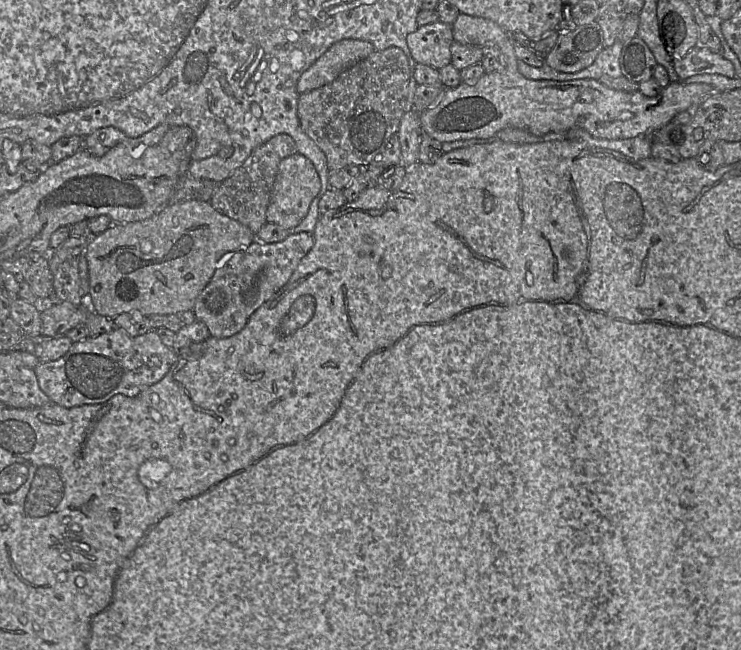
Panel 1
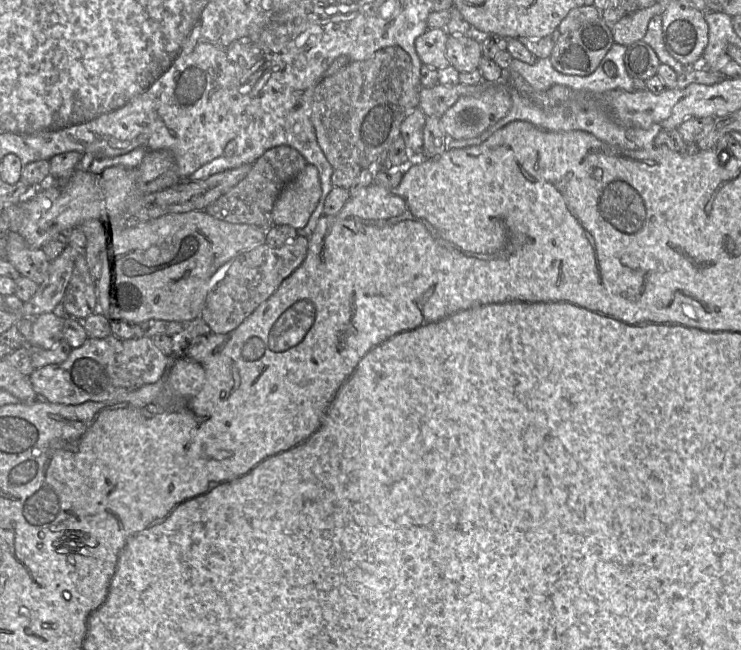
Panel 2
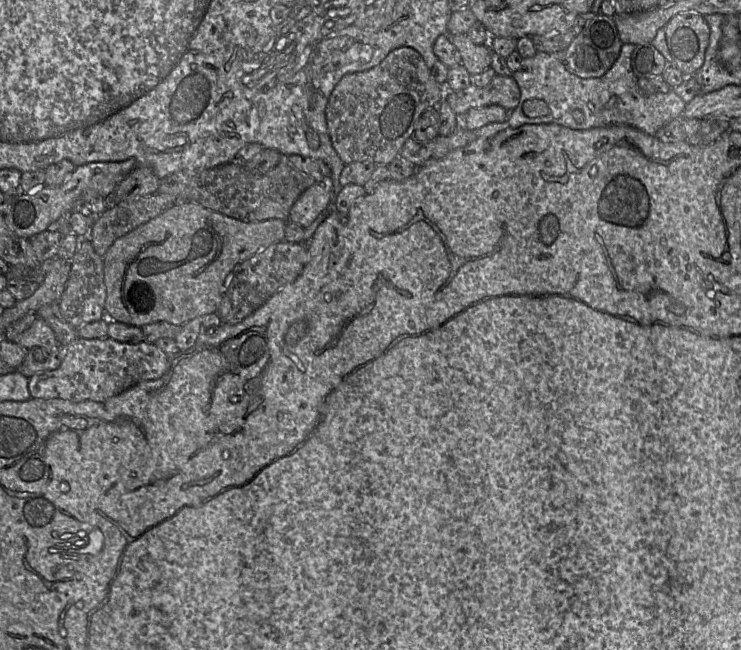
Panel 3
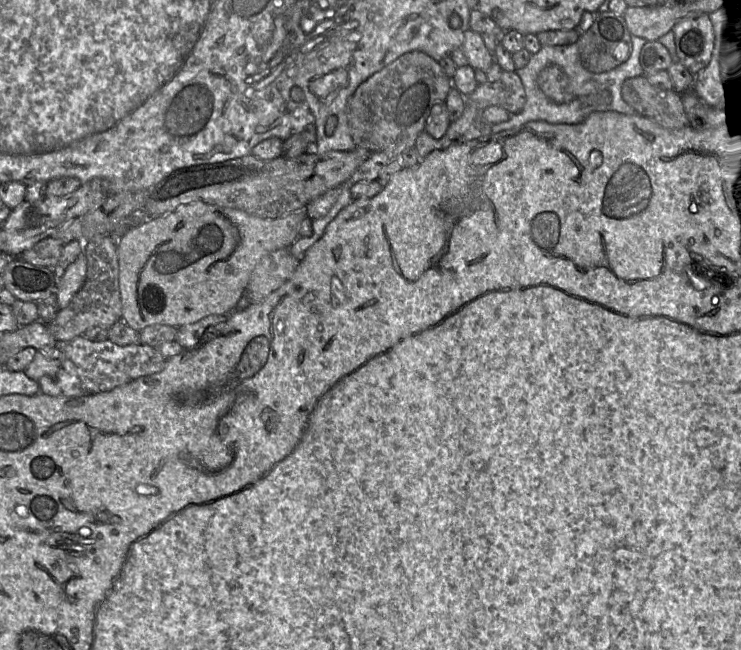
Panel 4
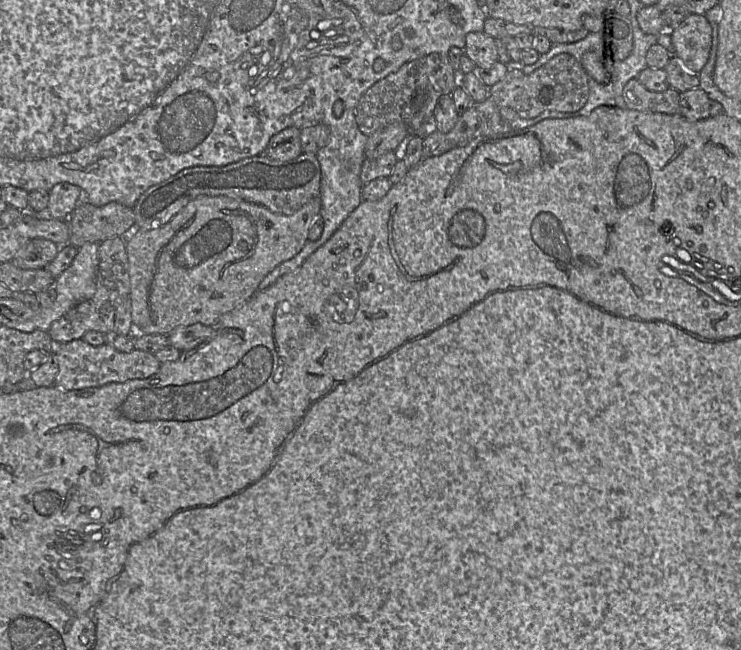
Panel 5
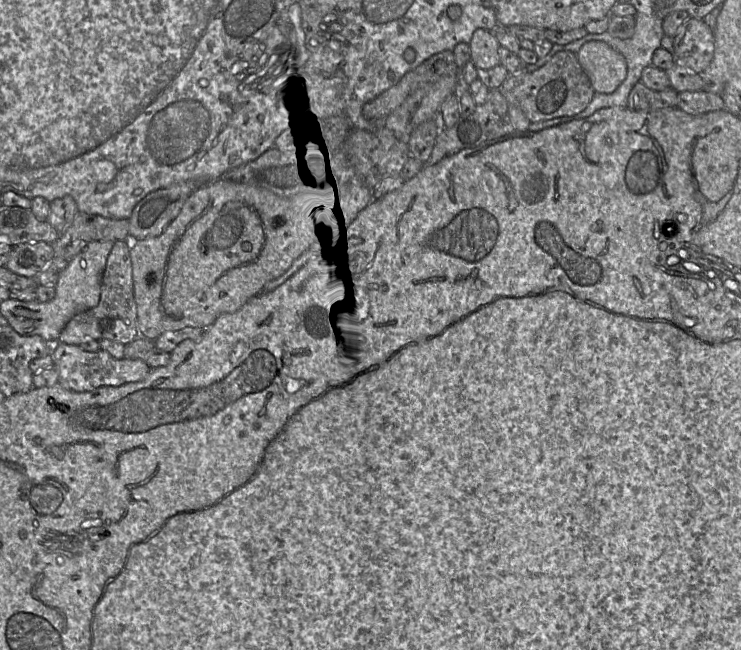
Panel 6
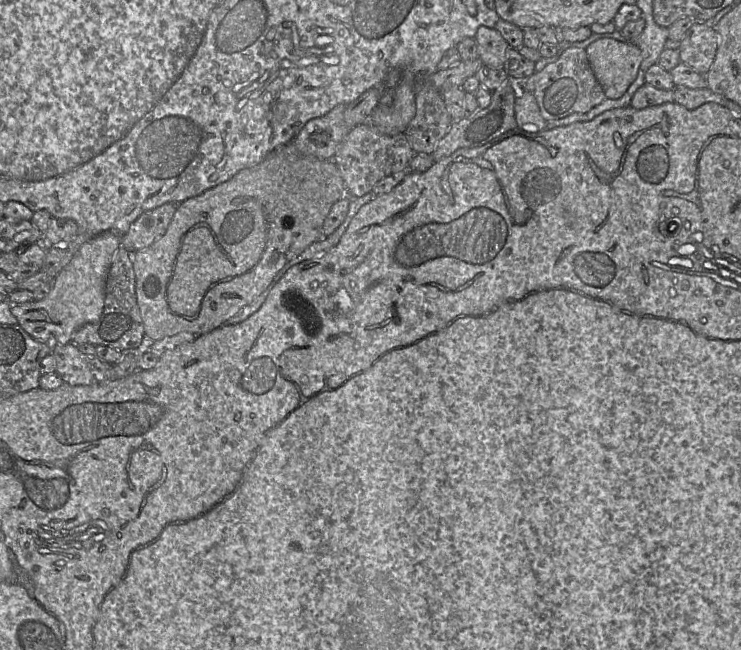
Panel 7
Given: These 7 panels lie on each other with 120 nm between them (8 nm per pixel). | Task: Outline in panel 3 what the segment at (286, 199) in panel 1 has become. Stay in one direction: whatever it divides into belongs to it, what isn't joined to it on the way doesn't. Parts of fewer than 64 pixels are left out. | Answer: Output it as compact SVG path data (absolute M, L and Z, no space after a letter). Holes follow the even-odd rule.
M332 179L323 180L307 188L291 206L286 222L302 228L309 226L329 204L332 191Z

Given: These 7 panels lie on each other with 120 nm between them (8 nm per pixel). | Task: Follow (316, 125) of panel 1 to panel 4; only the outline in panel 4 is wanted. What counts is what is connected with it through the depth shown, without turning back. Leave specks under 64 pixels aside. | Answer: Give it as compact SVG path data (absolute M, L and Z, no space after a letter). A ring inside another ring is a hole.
M411 51L402 54L363 81L347 102L348 127L356 148L398 157L404 150L414 147L418 135L425 129L432 106L445 101L452 87L451 78L445 74L439 63L426 53Z

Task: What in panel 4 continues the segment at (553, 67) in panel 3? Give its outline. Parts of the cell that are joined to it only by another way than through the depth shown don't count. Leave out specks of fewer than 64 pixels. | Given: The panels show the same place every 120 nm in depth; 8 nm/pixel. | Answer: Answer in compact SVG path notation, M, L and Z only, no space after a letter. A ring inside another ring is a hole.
M633 35L631 41L630 57L617 67L599 74L591 73L583 67L577 43L562 46L542 46L537 53L531 55L525 67L515 70L525 89L526 102L523 109L519 113L511 115L508 121L492 125L492 132L511 130L531 121L545 121L550 124L578 124L594 112L614 111L626 115L637 114L622 99L621 87L625 80L643 75L640 52L647 41ZM548 65L559 66L568 76L574 95L571 102L555 103L545 96L538 87L538 75Z

